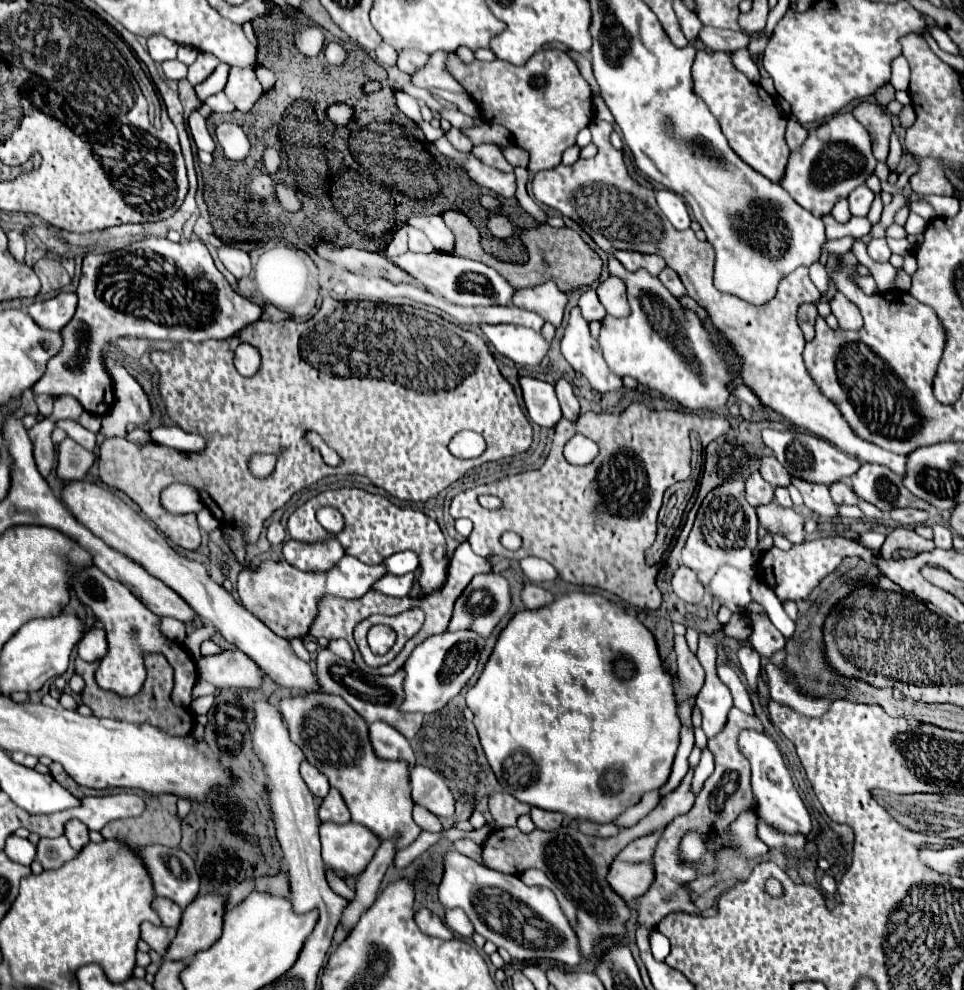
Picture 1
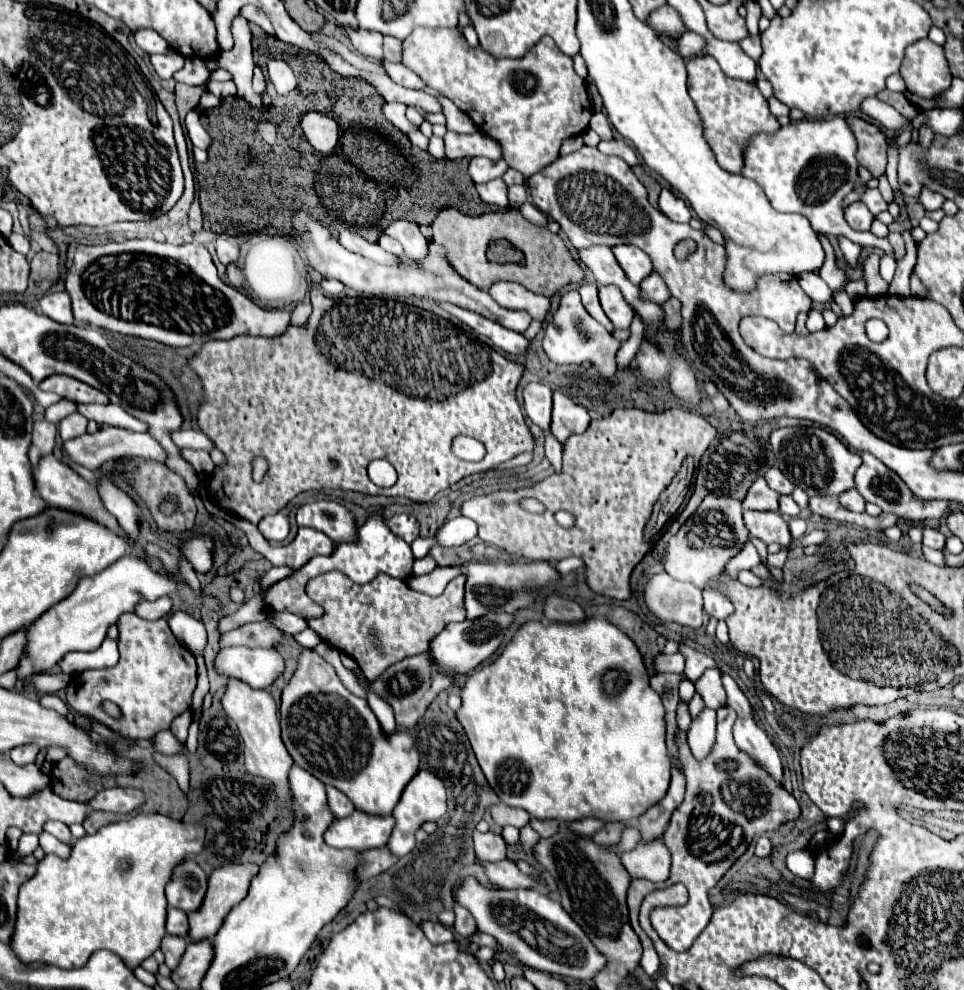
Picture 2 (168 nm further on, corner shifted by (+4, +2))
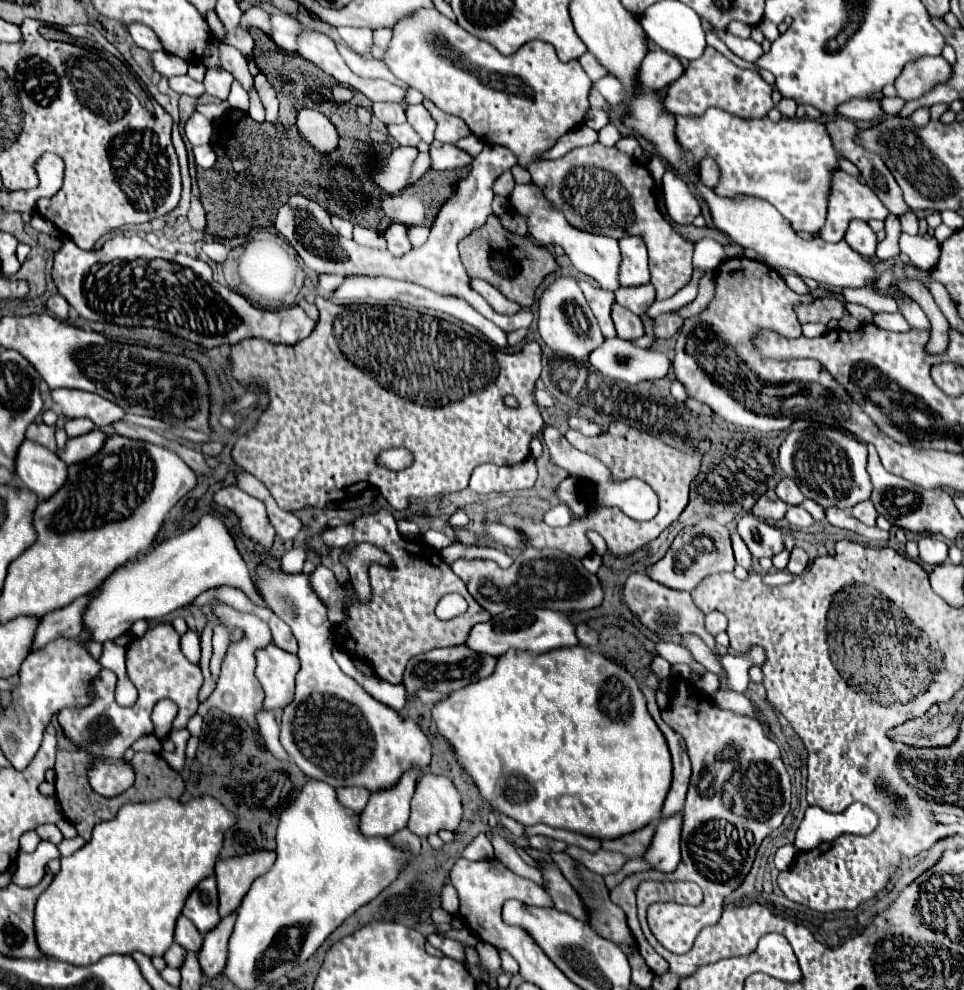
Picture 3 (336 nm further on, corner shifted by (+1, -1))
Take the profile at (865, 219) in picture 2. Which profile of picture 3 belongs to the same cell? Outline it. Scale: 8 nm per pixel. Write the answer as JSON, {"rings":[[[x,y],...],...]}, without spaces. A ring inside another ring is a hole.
{"rings":[[[855,219],[849,223],[847,233],[845,233],[845,241],[849,243],[849,247],[857,253],[861,253],[863,257],[873,257],[875,255],[875,245],[877,245],[877,235],[875,231],[861,219]]]}

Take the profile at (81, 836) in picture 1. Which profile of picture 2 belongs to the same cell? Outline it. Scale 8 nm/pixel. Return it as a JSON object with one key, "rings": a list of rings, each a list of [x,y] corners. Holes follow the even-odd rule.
{"rings":[[[46,822],[44,832],[48,832],[48,834],[52,834],[52,836],[56,836],[56,838],[58,838],[58,840],[62,840],[62,842],[72,842],[72,836],[70,836],[68,826],[66,826],[66,824],[62,824],[62,822]]]}

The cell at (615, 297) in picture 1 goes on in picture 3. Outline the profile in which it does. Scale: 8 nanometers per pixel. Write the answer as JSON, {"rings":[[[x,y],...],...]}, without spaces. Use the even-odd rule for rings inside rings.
{"rings":[[[613,305],[613,311],[611,311],[611,317],[613,317],[613,323],[615,323],[615,329],[617,329],[617,335],[621,339],[637,339],[643,335],[643,323],[641,323],[641,317],[631,313],[629,309],[621,307],[621,305]]]}

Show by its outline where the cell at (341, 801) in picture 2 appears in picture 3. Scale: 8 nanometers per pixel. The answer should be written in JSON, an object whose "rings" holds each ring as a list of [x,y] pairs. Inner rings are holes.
{"rings":[[[353,787],[353,789],[337,789],[337,801],[343,807],[347,807],[347,809],[351,809],[355,813],[361,813],[365,809],[367,801],[369,801],[369,791],[367,789],[357,789],[357,787]]]}

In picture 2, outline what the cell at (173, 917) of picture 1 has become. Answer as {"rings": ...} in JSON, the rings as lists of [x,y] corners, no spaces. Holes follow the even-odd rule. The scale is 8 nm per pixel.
{"rings":[[[168,908],[168,920],[166,920],[166,930],[172,936],[188,936],[188,916],[186,912],[178,908]]]}

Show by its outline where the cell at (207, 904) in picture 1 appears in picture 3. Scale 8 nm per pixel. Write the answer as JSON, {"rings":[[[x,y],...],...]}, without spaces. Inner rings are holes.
{"rings":[[[261,851],[249,857],[233,857],[229,861],[215,863],[221,919],[231,915],[241,905],[241,899],[249,891],[251,883],[261,877],[273,865],[273,861],[273,851]]]}

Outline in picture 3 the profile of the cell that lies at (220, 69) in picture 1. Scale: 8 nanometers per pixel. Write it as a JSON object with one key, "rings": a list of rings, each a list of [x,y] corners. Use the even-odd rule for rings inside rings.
{"rings":[[[235,79],[235,81],[233,81],[233,85],[231,85],[231,93],[229,93],[227,101],[229,101],[229,105],[231,105],[231,107],[237,107],[237,109],[247,111],[249,97],[247,97],[247,91],[243,89],[243,85],[241,85],[237,79]]]}

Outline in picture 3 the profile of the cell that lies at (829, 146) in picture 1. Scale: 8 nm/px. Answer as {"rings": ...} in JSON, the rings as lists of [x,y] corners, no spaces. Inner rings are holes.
{"rings":[[[707,109],[707,113],[699,119],[691,117],[677,117],[677,139],[679,143],[689,149],[695,161],[701,161],[707,155],[713,155],[721,167],[721,181],[715,187],[717,195],[755,195],[767,199],[777,211],[795,225],[797,231],[819,233],[825,225],[827,205],[829,205],[829,187],[833,181],[833,173],[839,169],[839,159],[843,157],[837,149],[833,149],[833,139],[819,121],[797,121],[797,119],[781,119],[773,123],[769,117],[765,119],[739,119],[721,109]]]}

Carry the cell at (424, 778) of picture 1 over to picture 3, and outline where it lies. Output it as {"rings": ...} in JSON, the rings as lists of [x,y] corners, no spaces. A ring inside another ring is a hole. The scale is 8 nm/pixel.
{"rings":[[[421,775],[411,799],[407,829],[423,839],[439,829],[457,829],[457,821],[461,821],[461,797],[455,785],[441,775]]]}

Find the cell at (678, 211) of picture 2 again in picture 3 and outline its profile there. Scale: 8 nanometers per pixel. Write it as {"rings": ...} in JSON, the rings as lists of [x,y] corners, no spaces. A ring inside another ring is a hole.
{"rings":[[[667,171],[663,175],[663,195],[665,195],[667,213],[671,215],[673,221],[681,225],[691,223],[701,213],[699,199],[693,195],[687,183],[673,171]]]}

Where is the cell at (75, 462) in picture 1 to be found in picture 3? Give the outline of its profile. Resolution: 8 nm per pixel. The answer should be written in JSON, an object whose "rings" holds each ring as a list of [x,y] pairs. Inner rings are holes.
{"rings":[[[95,427],[93,431],[85,433],[85,435],[79,435],[79,437],[69,439],[65,451],[59,453],[59,457],[61,457],[67,465],[75,465],[75,463],[87,461],[89,457],[97,455],[97,453],[103,449],[103,445],[105,445],[107,439],[109,439],[109,435],[107,435],[103,429]]]}

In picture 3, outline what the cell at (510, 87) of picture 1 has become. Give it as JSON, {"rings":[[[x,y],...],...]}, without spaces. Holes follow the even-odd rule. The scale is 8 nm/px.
{"rings":[[[421,9],[411,19],[403,19],[393,29],[393,39],[383,57],[395,77],[419,89],[423,97],[431,99],[445,113],[461,117],[467,127],[485,143],[501,145],[513,151],[517,163],[527,167],[529,163],[541,161],[561,135],[579,127],[589,111],[589,89],[591,79],[585,75],[579,61],[561,63],[555,47],[545,41],[529,41],[515,55],[501,55],[493,45],[467,33],[457,23],[449,21],[439,11]]]}

